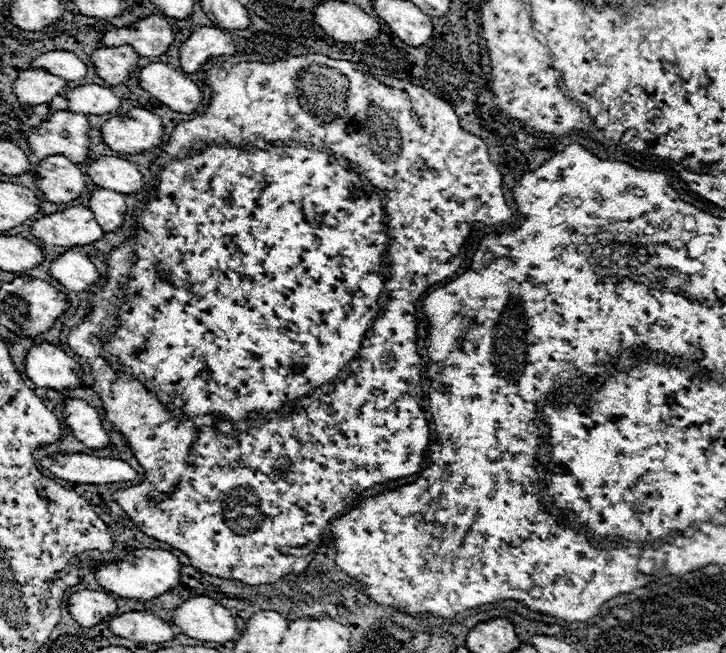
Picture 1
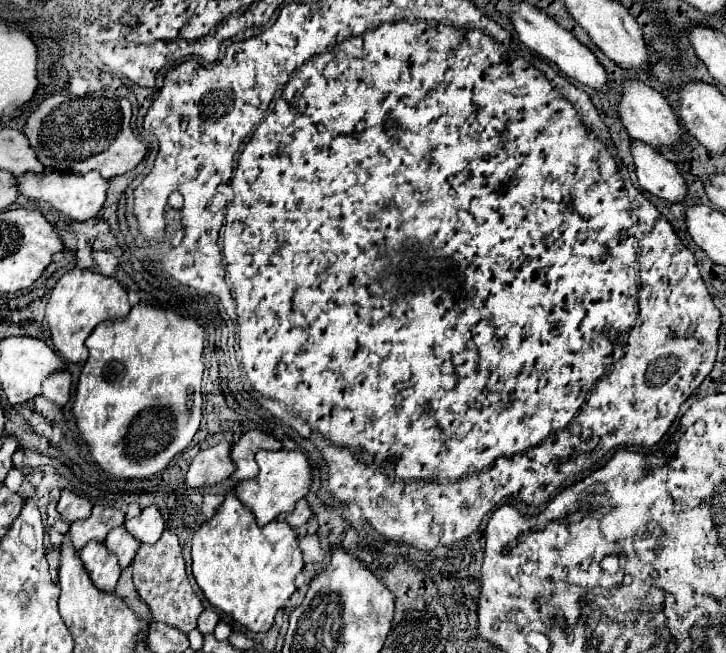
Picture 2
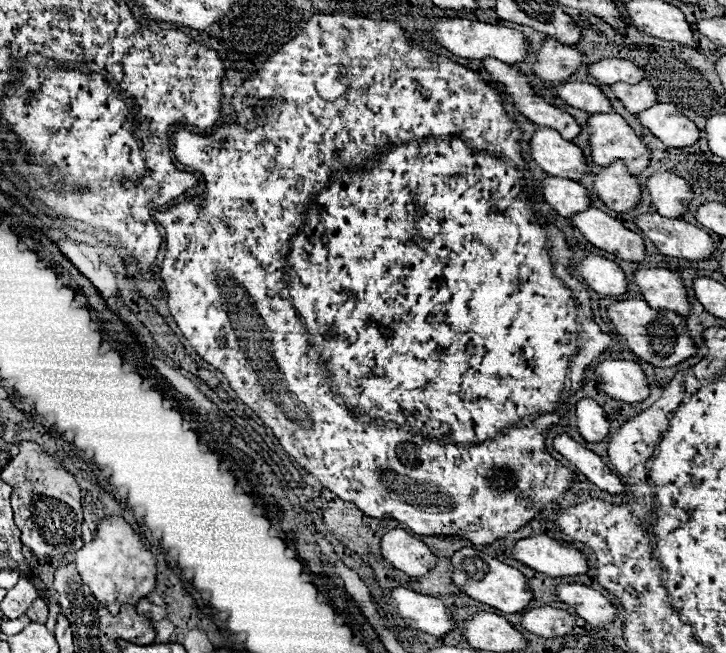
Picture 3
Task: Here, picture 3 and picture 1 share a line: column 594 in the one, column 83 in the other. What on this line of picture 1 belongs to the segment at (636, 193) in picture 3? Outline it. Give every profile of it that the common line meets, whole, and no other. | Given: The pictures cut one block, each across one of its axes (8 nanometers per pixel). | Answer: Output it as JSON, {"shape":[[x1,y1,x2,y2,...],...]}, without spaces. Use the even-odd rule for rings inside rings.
{"shape":[[66,156,44,158,38,164,36,172,42,178,42,182,38,182,38,188,44,192,46,200,56,204,64,204,80,198,86,188,82,170]]}

